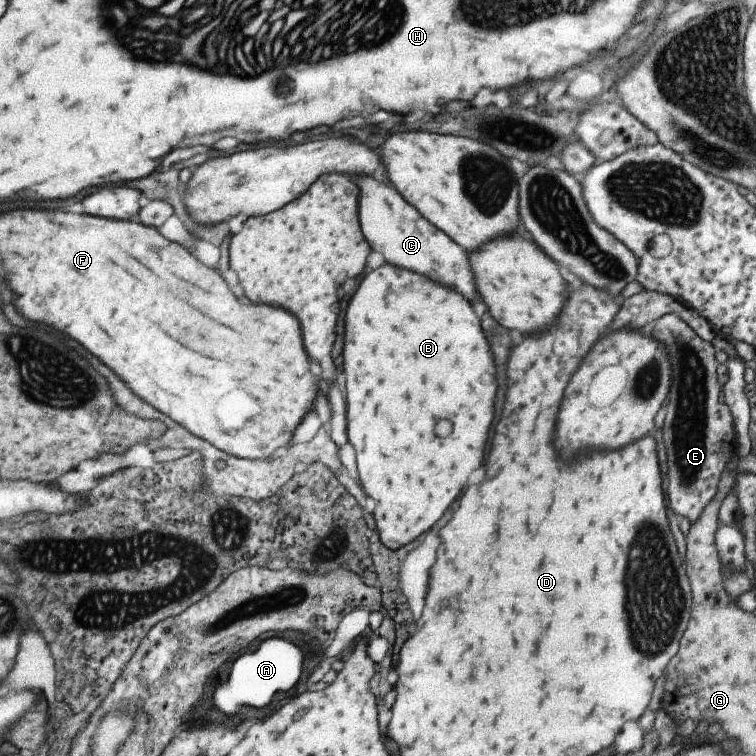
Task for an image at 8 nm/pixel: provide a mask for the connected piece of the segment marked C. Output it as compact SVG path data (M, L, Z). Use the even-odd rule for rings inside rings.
M359 173L357 178L353 178L353 182L359 188L357 200L359 226L371 250L379 252L383 260L393 266L429 276L439 284L455 288L457 292L461 292L461 296L469 300L471 296L477 298L471 272L467 268L465 252L455 242L451 242L441 230L433 228L425 218L421 218L421 214L413 206L403 202L401 196L381 176L369 175L365 178L363 173Z

